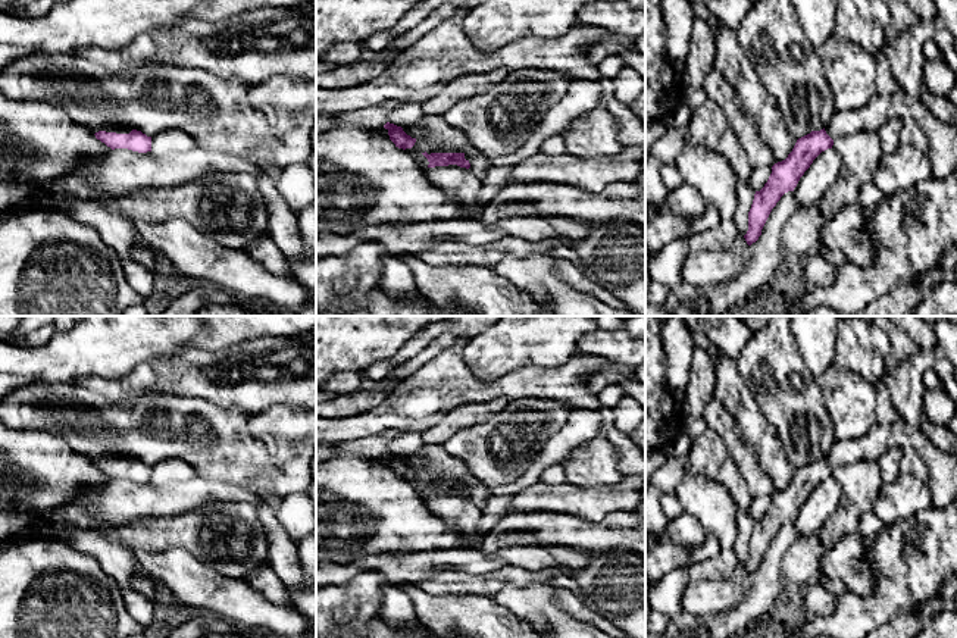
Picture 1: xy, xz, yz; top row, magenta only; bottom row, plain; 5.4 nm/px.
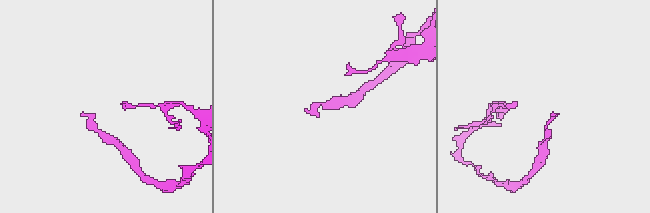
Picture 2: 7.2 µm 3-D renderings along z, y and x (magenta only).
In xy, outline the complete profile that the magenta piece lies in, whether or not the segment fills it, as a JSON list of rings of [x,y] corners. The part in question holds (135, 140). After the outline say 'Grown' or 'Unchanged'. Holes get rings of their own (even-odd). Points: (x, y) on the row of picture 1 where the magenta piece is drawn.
[[[128,125],[104,126],[94,135],[112,150],[128,148],[138,153],[151,151],[151,137]]]. Grown

